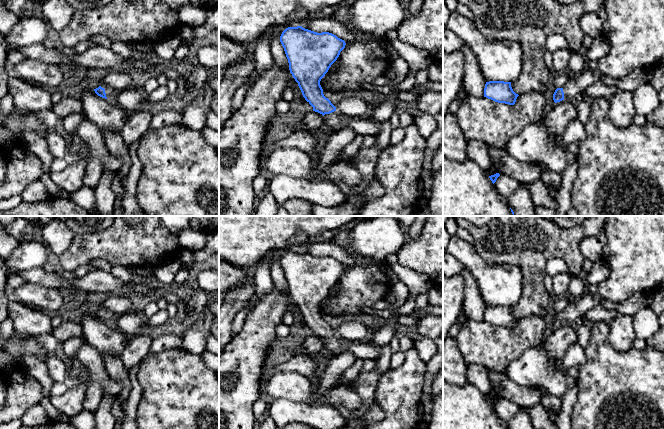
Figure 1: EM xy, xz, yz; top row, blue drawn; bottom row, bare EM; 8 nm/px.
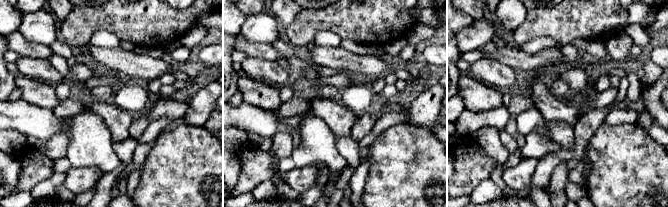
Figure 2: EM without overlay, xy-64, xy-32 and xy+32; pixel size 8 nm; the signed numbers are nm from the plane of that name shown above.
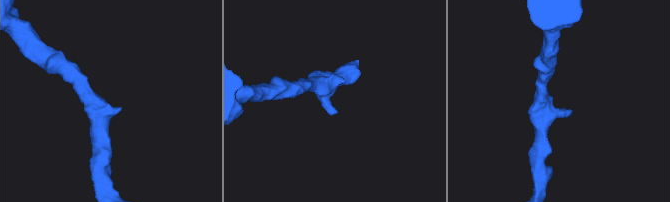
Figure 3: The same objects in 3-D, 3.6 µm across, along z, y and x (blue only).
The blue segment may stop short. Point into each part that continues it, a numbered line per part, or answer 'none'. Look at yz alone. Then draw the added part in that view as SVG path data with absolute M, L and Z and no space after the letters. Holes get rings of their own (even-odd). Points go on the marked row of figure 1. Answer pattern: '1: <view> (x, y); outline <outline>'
1: yz (574, 88); outline M587 67L579 74L571 74L563 86L564 99L577 100L582 97L590 85L601 80L602 75L603 73L599 69L590 70Z

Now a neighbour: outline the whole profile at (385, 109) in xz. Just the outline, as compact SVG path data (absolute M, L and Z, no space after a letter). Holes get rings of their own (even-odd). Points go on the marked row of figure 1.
M394 83L394 85L386 89L383 94L383 100L375 110L373 118L376 122L383 122L389 120L390 116L394 112L394 104L398 99L397 94L399 92L399 83Z

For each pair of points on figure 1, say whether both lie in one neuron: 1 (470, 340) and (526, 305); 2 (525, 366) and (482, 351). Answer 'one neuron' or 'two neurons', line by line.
1: two neurons
2: two neurons

